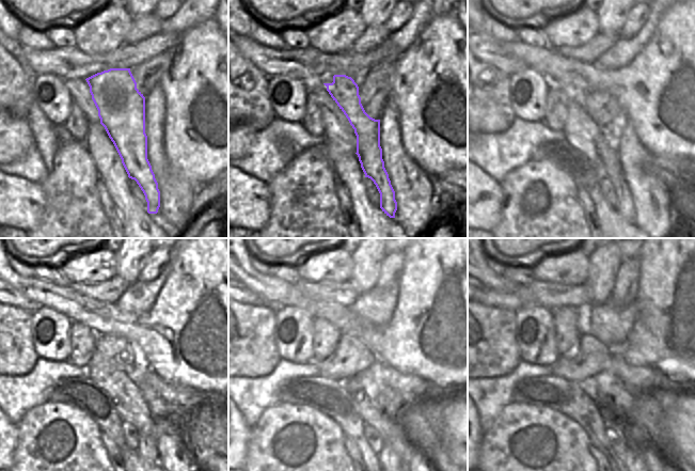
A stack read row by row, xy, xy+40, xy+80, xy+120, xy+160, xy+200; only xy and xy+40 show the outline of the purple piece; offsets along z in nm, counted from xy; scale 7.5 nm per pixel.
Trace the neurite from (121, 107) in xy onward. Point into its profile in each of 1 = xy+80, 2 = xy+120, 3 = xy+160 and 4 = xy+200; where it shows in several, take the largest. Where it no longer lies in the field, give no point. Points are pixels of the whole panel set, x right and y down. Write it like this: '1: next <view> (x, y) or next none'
1: next xy+80 (625, 203)
2: next xy+120 (147, 449)
3: next xy+160 (388, 455)
4: next xy+200 (632, 455)

